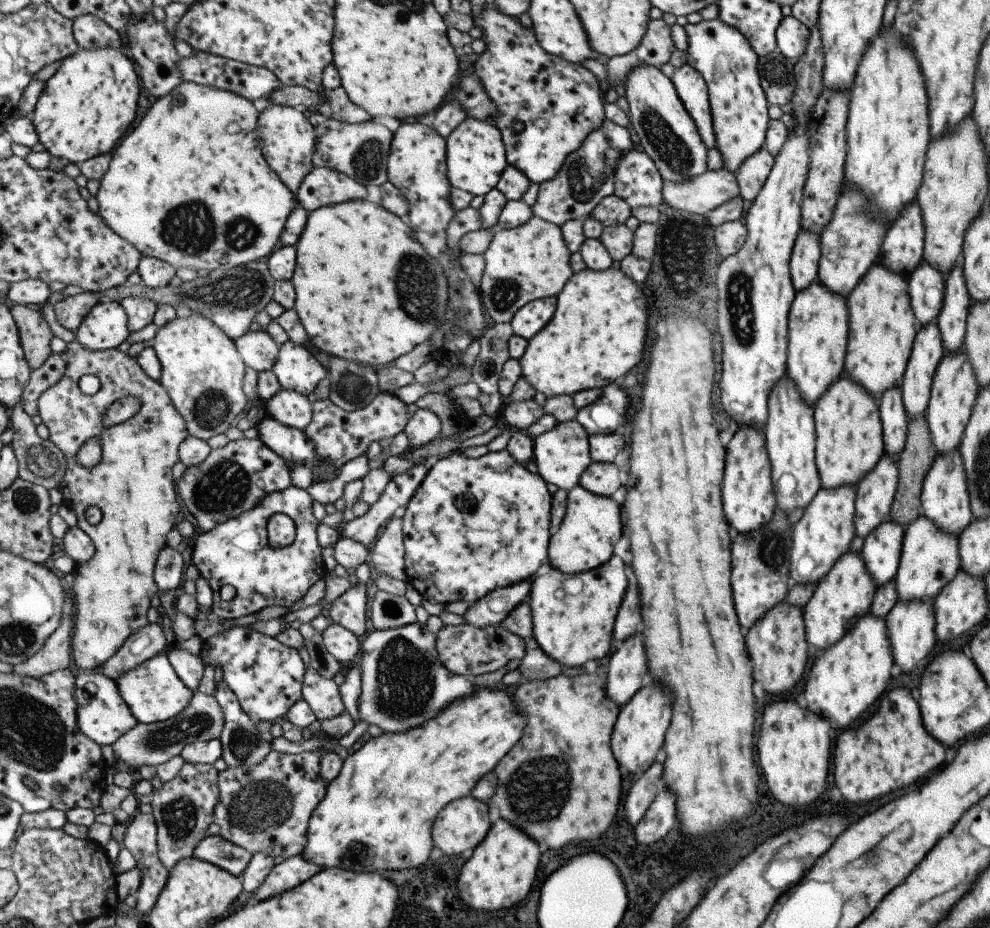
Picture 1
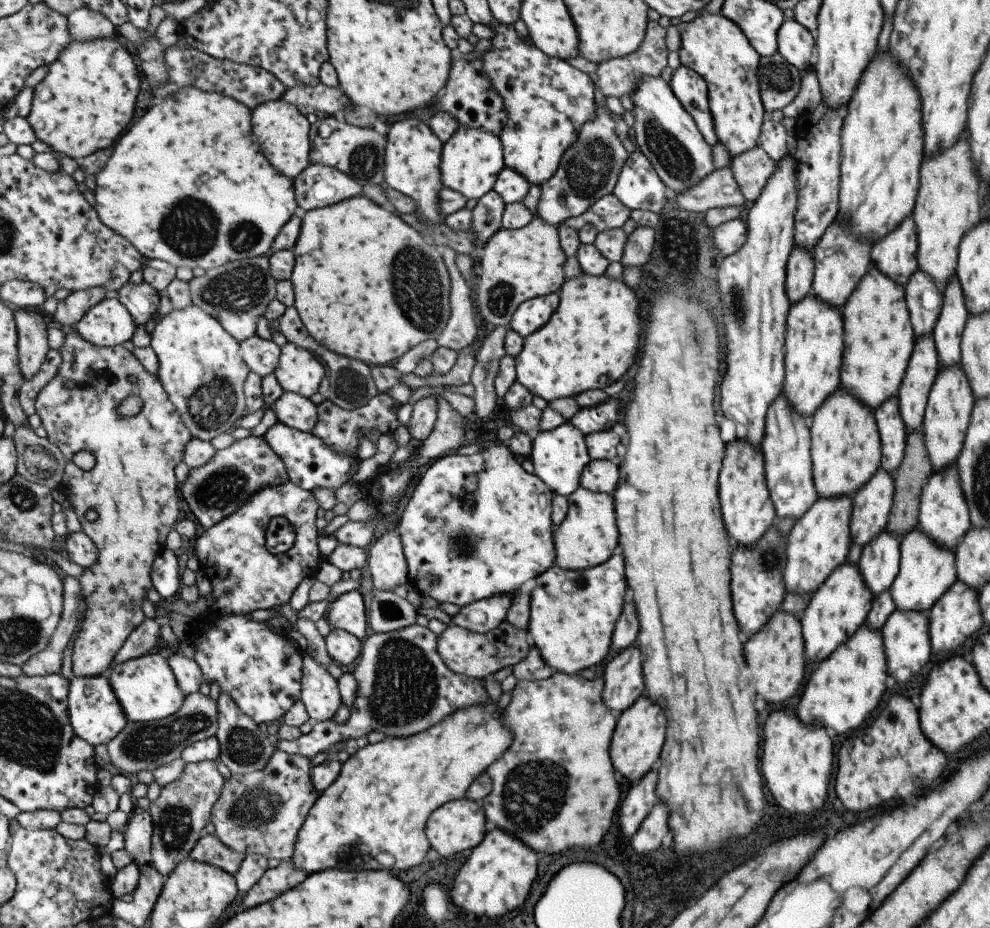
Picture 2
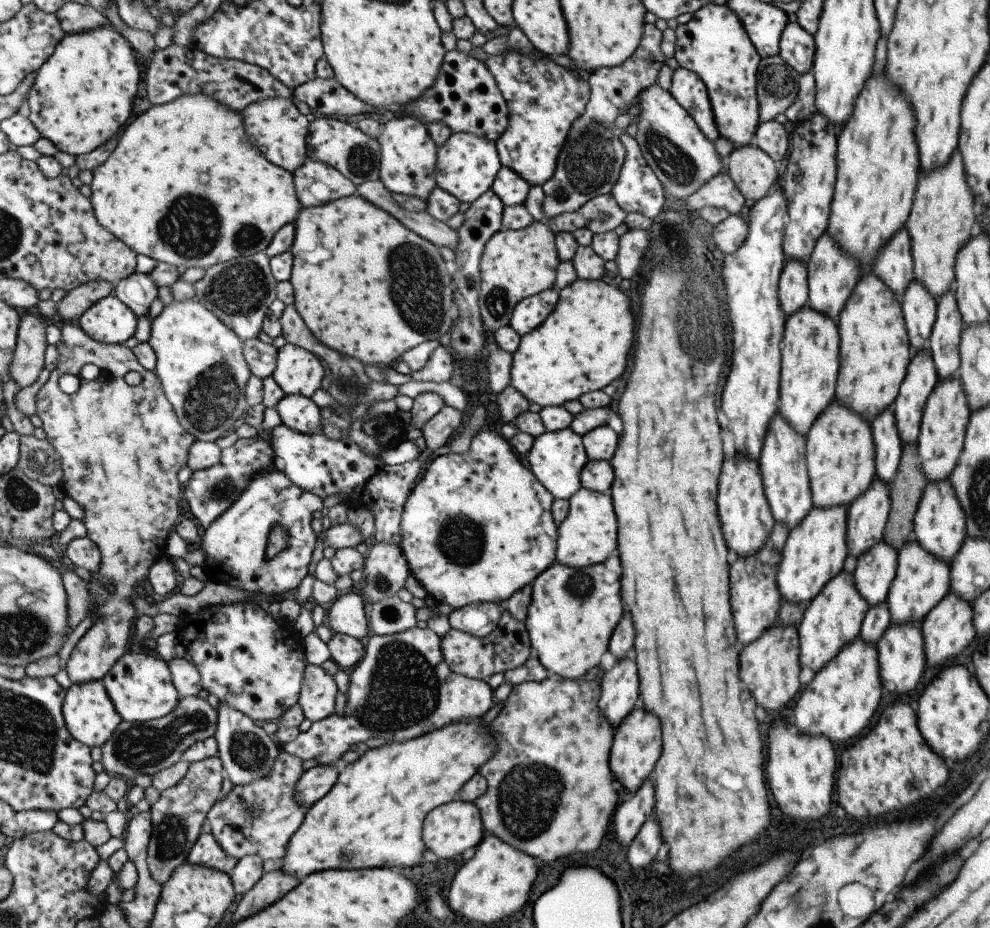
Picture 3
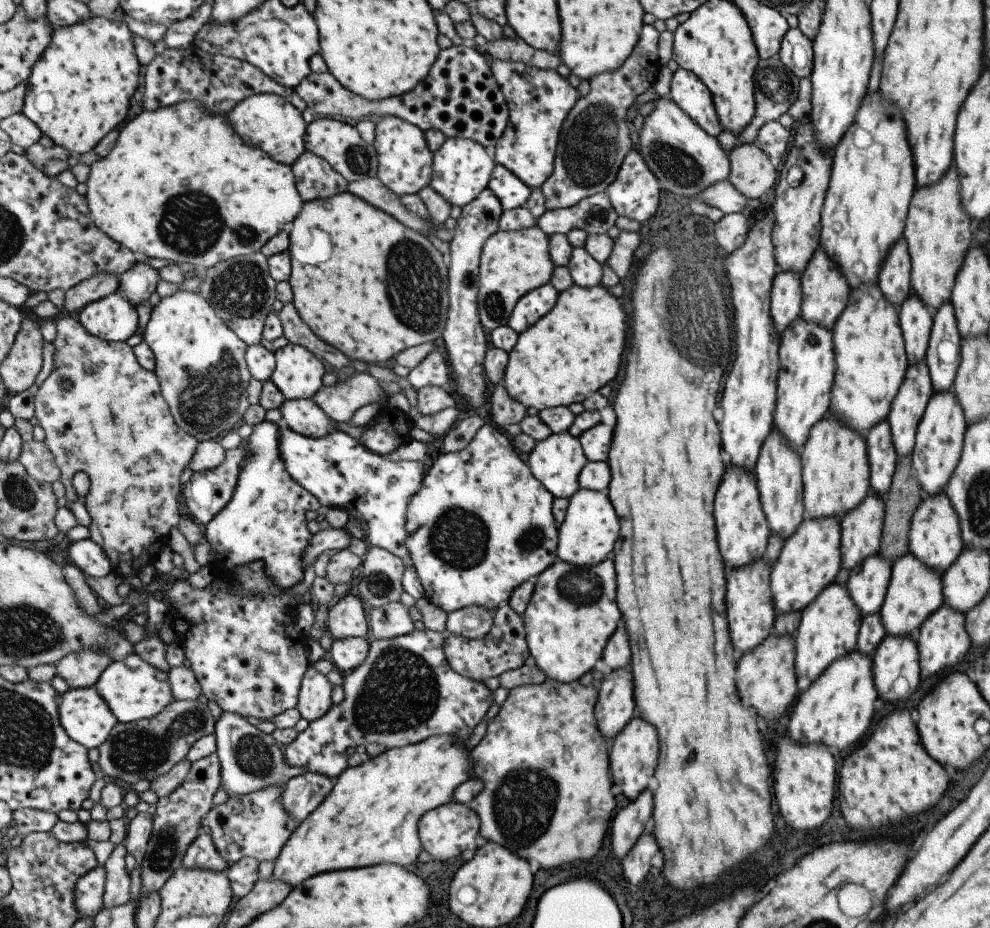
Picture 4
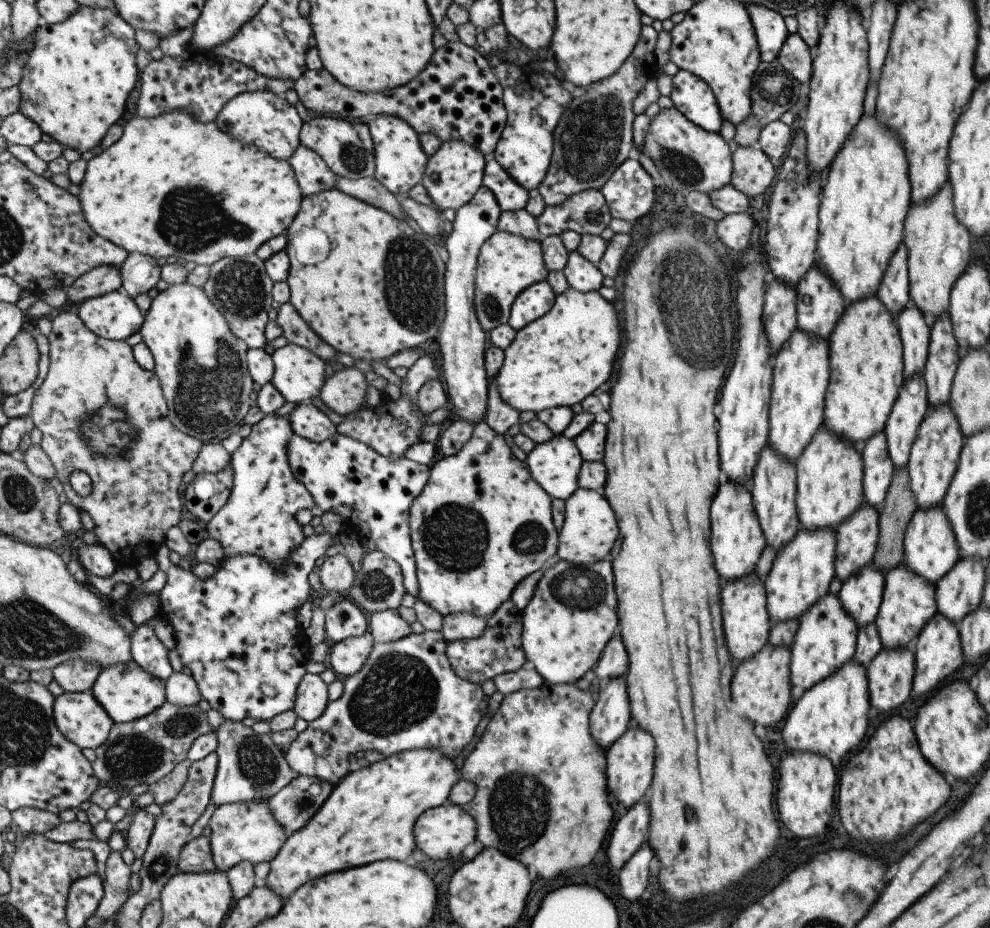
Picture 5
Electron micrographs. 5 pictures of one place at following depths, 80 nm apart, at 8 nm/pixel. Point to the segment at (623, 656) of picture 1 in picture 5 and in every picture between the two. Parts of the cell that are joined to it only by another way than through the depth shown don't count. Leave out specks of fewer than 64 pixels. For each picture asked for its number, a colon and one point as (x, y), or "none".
2: (624, 683)
3: (619, 695)
4: (615, 707)
5: (609, 719)

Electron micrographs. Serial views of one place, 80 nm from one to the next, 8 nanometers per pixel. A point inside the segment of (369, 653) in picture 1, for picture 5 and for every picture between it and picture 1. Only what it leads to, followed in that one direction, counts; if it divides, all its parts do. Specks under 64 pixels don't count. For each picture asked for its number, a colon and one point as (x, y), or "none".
2: (405, 687)
3: (403, 687)
4: (406, 691)
5: (407, 696)

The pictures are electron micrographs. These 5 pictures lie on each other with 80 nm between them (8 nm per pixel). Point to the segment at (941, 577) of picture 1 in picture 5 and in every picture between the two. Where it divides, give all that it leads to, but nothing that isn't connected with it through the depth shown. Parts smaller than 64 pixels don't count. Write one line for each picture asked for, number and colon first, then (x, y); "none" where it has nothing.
2: (925, 569)
3: (920, 580)
4: (914, 591)
5: (908, 602)

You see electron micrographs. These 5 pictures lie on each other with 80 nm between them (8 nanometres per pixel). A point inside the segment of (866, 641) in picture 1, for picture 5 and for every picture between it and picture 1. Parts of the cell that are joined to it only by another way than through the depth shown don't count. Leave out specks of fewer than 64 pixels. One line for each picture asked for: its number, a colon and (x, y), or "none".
2: (843, 690)
3: (838, 701)
4: (835, 709)
5: (830, 719)

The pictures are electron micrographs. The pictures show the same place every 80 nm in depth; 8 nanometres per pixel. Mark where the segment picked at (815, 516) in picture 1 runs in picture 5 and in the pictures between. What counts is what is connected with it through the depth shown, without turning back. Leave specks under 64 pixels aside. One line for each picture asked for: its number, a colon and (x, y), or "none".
2: (819, 539)
3: (813, 552)
4: (809, 559)
5: (800, 573)

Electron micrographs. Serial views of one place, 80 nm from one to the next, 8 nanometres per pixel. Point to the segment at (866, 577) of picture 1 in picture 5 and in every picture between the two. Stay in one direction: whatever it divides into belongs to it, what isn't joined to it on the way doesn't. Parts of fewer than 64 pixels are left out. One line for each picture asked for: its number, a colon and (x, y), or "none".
2: (840, 604)
3: (832, 619)
4: (828, 626)
5: (825, 638)

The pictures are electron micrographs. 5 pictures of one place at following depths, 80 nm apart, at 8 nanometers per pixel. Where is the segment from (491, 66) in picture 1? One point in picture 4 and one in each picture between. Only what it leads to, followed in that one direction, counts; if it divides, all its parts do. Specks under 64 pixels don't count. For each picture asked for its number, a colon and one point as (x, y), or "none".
2: (549, 100)
3: (545, 98)
4: (540, 100)

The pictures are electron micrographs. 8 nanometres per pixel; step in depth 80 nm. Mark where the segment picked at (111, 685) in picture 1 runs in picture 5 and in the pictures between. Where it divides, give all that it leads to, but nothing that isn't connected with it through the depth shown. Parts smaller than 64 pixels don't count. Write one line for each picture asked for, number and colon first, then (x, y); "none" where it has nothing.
2: (97, 715)
3: (90, 712)
4: (87, 716)
5: (80, 716)

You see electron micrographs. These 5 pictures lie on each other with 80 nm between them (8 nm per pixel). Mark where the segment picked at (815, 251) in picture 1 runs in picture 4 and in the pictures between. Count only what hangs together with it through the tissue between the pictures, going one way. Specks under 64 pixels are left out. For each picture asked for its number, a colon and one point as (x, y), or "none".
2: (799, 266)
3: (792, 283)
4: (785, 297)

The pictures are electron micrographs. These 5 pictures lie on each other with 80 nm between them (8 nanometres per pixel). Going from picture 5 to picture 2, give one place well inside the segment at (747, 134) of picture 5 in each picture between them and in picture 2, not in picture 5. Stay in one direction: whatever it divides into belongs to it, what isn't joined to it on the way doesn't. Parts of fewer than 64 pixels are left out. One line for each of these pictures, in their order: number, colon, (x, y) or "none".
2: (778, 82)
3: (776, 84)
4: (775, 87)

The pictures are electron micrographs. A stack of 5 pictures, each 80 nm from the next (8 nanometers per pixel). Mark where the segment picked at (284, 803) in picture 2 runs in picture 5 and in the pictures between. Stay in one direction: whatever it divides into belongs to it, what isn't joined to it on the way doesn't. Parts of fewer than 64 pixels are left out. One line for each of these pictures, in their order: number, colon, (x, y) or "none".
3: (260, 818)
4: (258, 825)
5: (243, 831)

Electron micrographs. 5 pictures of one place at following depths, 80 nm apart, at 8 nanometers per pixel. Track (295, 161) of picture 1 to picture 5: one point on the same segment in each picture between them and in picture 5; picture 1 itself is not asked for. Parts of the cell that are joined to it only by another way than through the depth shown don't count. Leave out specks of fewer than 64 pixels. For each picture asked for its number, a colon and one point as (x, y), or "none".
2: (284, 134)
3: (276, 126)
4: (269, 121)
5: (263, 118)

